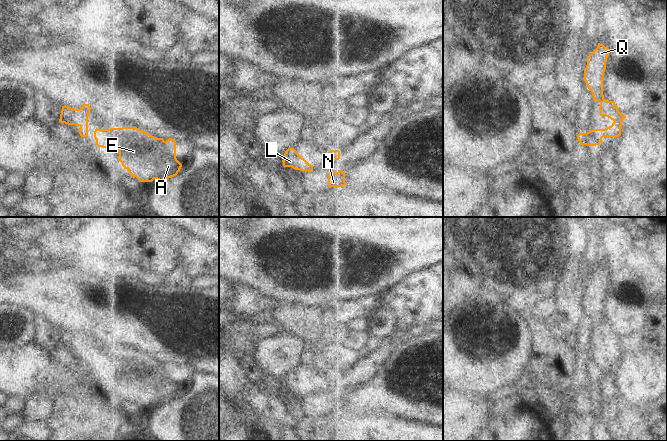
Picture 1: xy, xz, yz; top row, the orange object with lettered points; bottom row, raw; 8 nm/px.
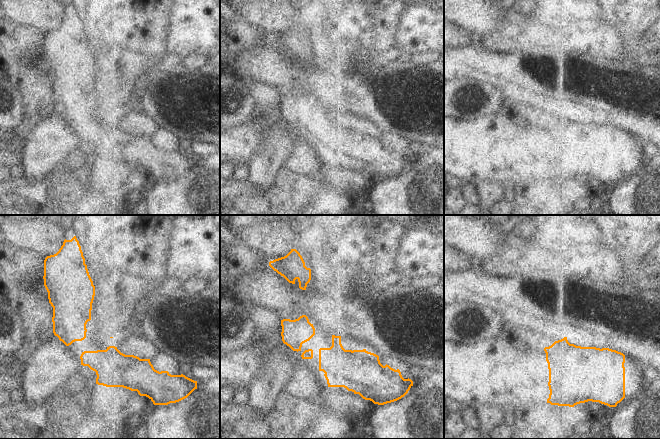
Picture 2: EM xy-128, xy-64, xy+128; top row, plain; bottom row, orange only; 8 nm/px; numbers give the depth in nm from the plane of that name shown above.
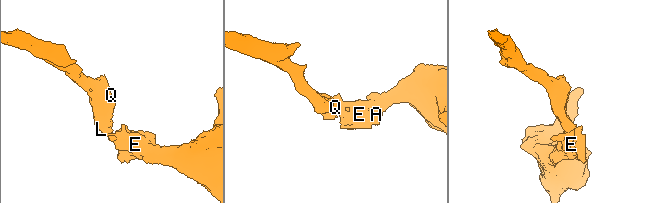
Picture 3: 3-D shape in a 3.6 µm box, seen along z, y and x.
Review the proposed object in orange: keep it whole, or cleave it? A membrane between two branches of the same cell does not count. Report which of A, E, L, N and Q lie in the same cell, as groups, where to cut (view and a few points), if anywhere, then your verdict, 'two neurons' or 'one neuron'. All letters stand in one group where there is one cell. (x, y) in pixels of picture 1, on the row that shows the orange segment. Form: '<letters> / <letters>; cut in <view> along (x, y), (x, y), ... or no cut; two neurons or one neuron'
A E L N Q; no cut; one neuron

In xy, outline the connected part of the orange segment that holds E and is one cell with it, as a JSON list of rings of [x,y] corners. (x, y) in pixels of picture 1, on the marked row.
[[[137,127],[95,129],[96,145],[119,149],[124,169],[140,182],[163,181],[174,177],[182,164],[176,158],[176,141],[154,137]]]

